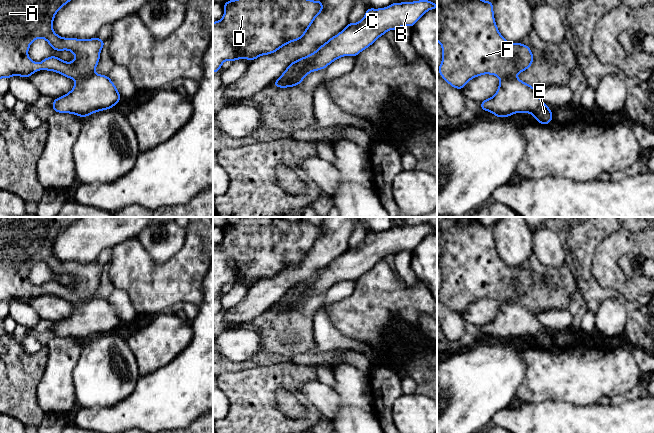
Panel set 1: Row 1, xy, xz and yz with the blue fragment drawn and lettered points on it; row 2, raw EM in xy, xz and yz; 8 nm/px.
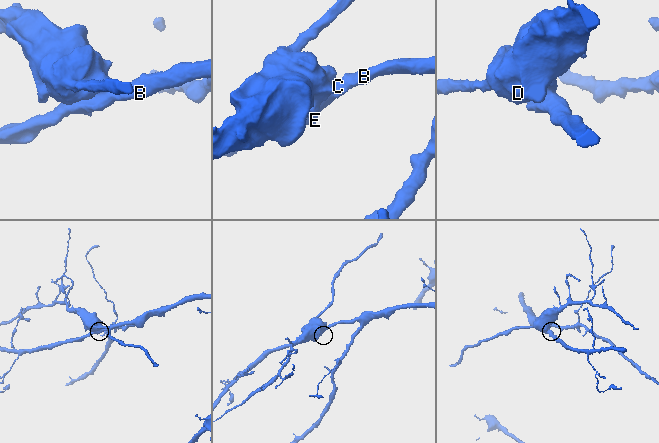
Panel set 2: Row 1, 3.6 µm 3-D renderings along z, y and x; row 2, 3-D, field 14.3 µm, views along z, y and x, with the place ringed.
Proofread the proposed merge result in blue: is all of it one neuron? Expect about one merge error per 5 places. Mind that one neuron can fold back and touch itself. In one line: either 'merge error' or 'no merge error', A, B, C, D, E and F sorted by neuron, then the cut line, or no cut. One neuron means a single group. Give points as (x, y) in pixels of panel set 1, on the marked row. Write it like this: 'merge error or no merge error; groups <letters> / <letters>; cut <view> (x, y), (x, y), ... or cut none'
merge error; groups A D F / B C E; cut xz (317, 50), (307, 60), (304, 76)

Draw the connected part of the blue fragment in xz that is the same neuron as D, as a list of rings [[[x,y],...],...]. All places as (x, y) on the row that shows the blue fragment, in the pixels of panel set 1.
[[[228,0],[220,21],[213,22],[213,73],[226,61],[255,60],[300,40],[323,11],[323,0]]]

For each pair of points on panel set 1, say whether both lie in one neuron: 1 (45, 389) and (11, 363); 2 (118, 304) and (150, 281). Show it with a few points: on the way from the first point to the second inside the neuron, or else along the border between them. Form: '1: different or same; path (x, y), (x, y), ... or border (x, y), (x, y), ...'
1: different; border (47, 361), (36, 388), (36, 401), (39, 406)
2: different; border (115, 287), (122, 288), (127, 293), (138, 314)

